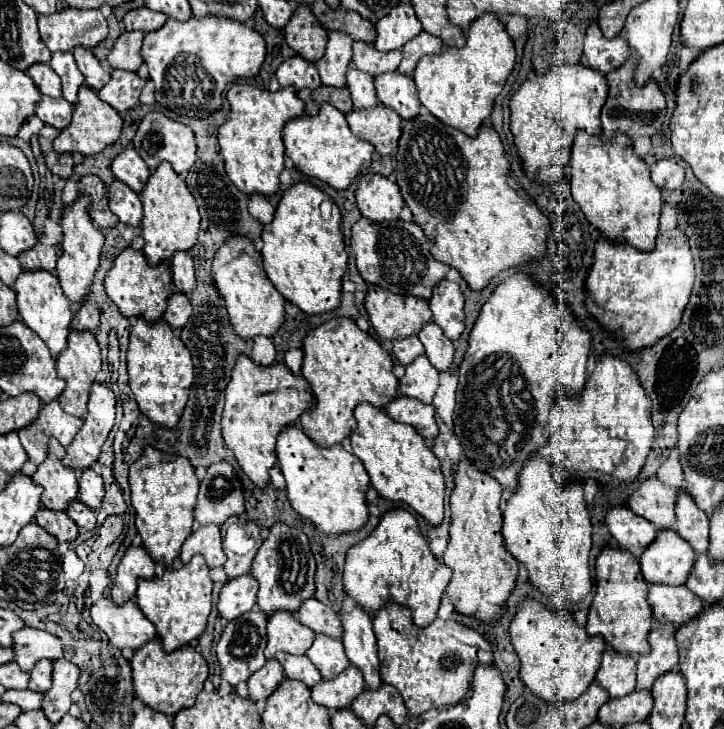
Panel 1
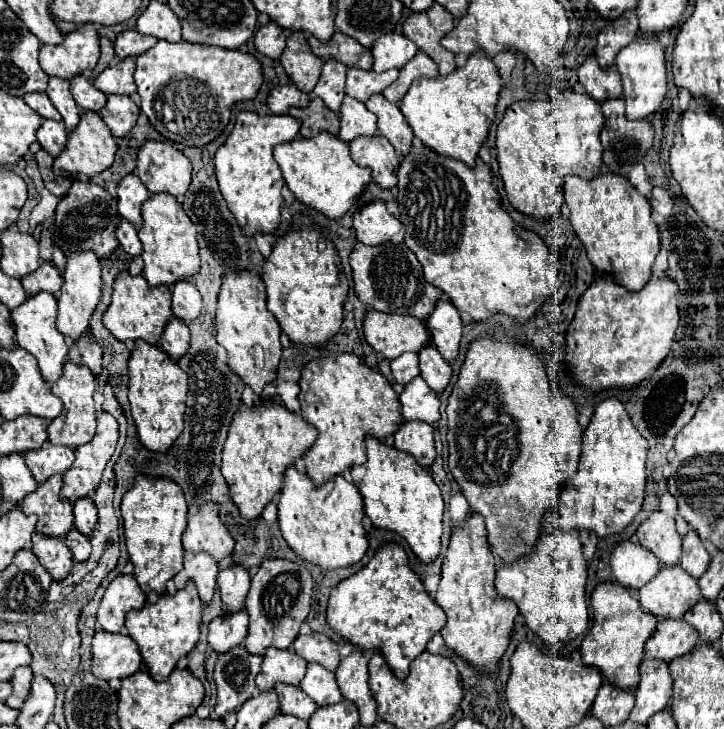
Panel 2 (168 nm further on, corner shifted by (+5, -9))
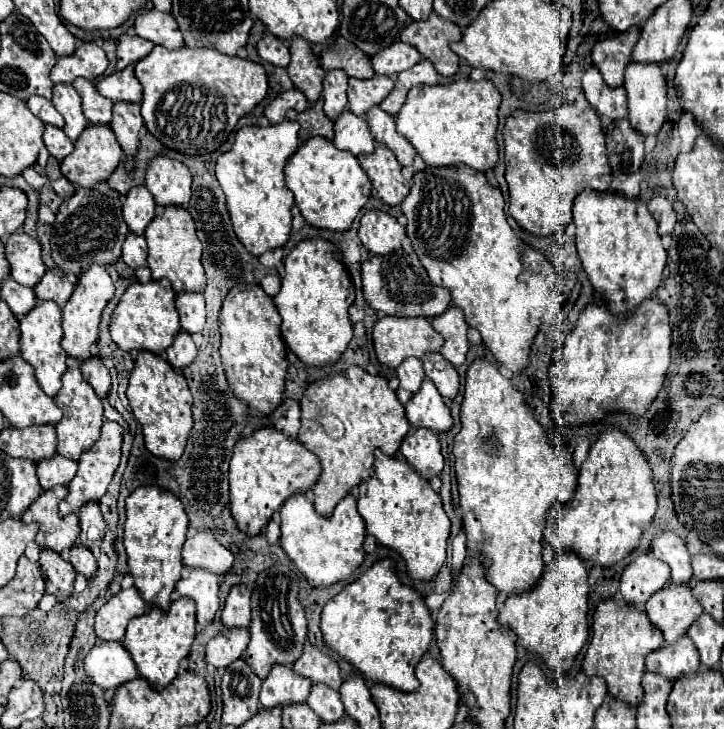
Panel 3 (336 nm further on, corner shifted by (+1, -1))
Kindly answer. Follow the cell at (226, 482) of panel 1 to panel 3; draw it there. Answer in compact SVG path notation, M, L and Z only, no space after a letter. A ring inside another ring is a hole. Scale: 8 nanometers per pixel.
M199 530L197 534L189 536L183 544L181 556L185 566L205 566L215 574L225 574L233 564L233 554L217 540L213 530Z

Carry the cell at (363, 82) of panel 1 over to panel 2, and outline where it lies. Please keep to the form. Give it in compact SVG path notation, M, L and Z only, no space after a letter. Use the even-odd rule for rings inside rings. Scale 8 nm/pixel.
M345 96L339 110L339 134L343 142L351 142L359 136L375 136L377 134L377 118L369 114L363 102Z

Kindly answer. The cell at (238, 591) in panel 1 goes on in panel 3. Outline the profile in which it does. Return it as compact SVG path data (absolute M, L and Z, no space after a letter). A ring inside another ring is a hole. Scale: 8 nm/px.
M223 628L217 636L213 636L207 644L207 664L215 668L225 668L229 662L243 656L249 644L249 630L247 628Z

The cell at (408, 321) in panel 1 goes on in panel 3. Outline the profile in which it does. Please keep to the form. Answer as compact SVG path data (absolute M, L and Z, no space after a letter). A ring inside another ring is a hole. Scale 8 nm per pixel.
M383 316L375 322L373 344L379 362L387 368L397 368L405 358L421 358L427 352L441 348L443 338L431 326L429 318L395 318Z

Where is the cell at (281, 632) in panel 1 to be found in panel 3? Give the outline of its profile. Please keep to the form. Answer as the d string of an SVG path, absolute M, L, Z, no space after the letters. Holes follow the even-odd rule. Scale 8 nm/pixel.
M273 664L261 688L261 704L265 708L285 706L289 702L305 702L309 696L311 680L297 674L293 666Z

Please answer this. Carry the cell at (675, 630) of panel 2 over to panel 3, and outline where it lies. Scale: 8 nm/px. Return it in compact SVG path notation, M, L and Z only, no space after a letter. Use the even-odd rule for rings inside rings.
M689 636L677 638L667 648L653 650L645 660L645 668L649 672L665 674L665 678L669 678L671 682L685 672L697 672L699 666L701 666L699 654Z

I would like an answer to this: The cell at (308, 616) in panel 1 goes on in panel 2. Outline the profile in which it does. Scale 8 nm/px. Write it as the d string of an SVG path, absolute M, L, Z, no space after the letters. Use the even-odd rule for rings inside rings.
M311 634L311 636L299 636L293 642L293 650L297 656L301 656L307 664L317 662L325 666L327 670L335 672L339 666L339 646L331 642L327 636Z

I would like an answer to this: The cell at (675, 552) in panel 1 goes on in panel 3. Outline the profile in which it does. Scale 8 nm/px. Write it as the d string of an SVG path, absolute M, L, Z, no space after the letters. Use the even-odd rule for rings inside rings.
M669 582L645 602L649 620L663 632L665 642L675 642L687 628L701 616L703 608L693 596L693 588L687 584Z

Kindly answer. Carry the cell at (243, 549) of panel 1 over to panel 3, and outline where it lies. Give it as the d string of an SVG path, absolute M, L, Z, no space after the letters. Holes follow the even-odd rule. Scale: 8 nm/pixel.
M237 584L231 588L231 592L225 600L223 612L221 612L221 620L227 628L249 626L249 620L251 620L249 598L251 598L251 590L245 584Z

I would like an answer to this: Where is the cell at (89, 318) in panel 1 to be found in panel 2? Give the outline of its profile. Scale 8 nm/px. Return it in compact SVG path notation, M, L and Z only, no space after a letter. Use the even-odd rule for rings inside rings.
M79 340L77 344L73 344L69 348L69 360L73 360L75 364L85 364L87 368L91 368L93 374L95 374L95 378L99 378L101 370L103 370L103 366L101 366L101 354L103 354L101 346L95 340L91 340L91 342Z

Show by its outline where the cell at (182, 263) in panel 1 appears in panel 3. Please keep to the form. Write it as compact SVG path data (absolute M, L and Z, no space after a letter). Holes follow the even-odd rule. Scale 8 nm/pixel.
M181 292L177 296L177 312L181 328L189 334L197 334L205 324L205 298L201 292Z

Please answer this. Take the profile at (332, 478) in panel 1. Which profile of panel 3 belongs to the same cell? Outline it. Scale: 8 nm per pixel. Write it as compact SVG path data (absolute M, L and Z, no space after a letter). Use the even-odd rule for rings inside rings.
M293 494L289 502L281 506L279 544L313 586L323 588L349 578L353 570L363 562L365 536L365 520L357 510L357 498L353 494L343 496L331 516L321 516L315 510L309 494Z

